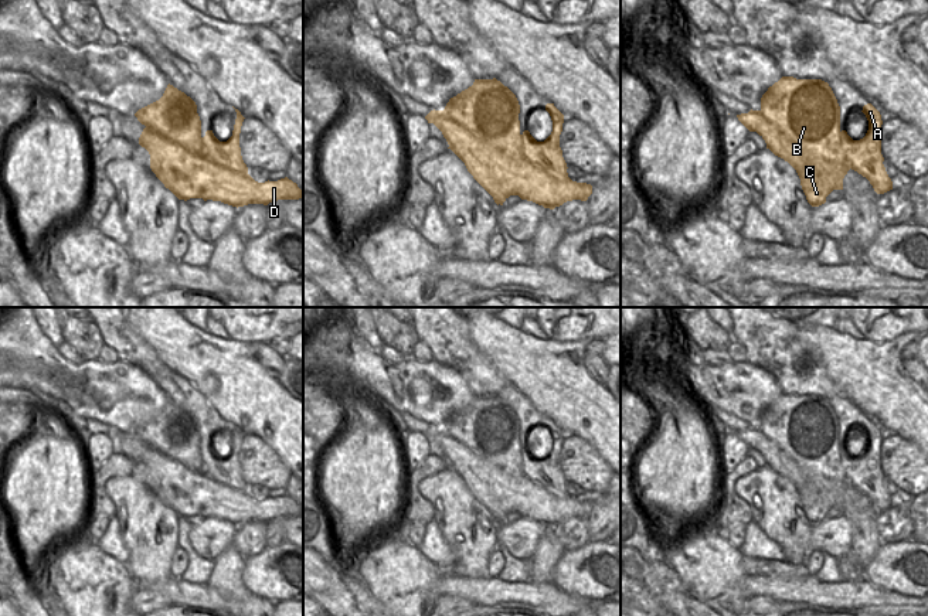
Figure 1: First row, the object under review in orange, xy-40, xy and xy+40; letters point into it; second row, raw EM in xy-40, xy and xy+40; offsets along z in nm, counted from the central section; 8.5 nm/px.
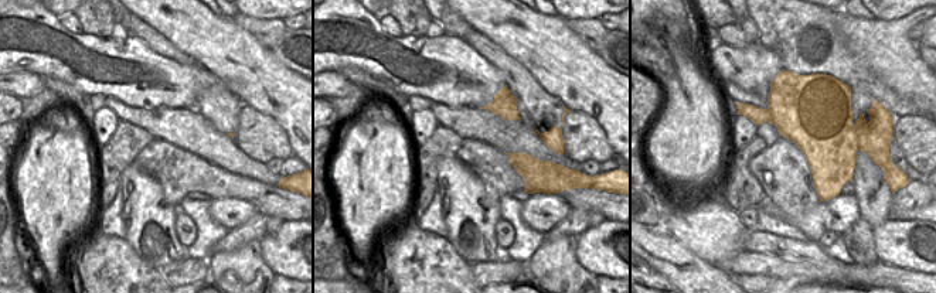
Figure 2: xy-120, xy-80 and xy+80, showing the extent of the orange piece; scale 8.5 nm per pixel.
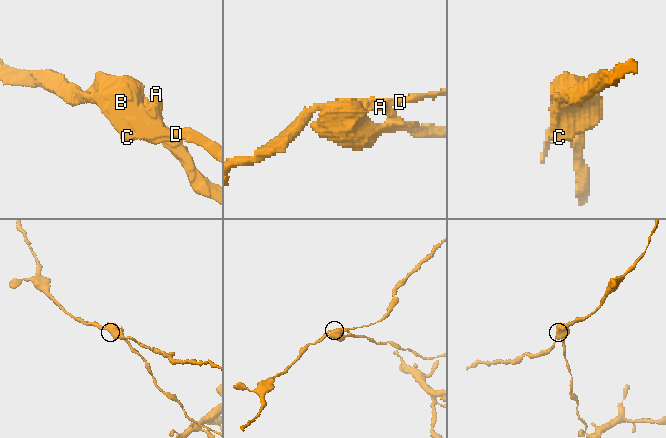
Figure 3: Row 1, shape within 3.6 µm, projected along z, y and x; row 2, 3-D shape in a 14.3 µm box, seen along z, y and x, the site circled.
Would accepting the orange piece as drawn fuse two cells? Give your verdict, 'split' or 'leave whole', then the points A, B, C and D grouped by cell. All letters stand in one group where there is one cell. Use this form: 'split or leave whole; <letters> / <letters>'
split; A D / B C

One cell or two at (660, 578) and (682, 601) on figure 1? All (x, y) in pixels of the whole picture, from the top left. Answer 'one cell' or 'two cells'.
one cell

